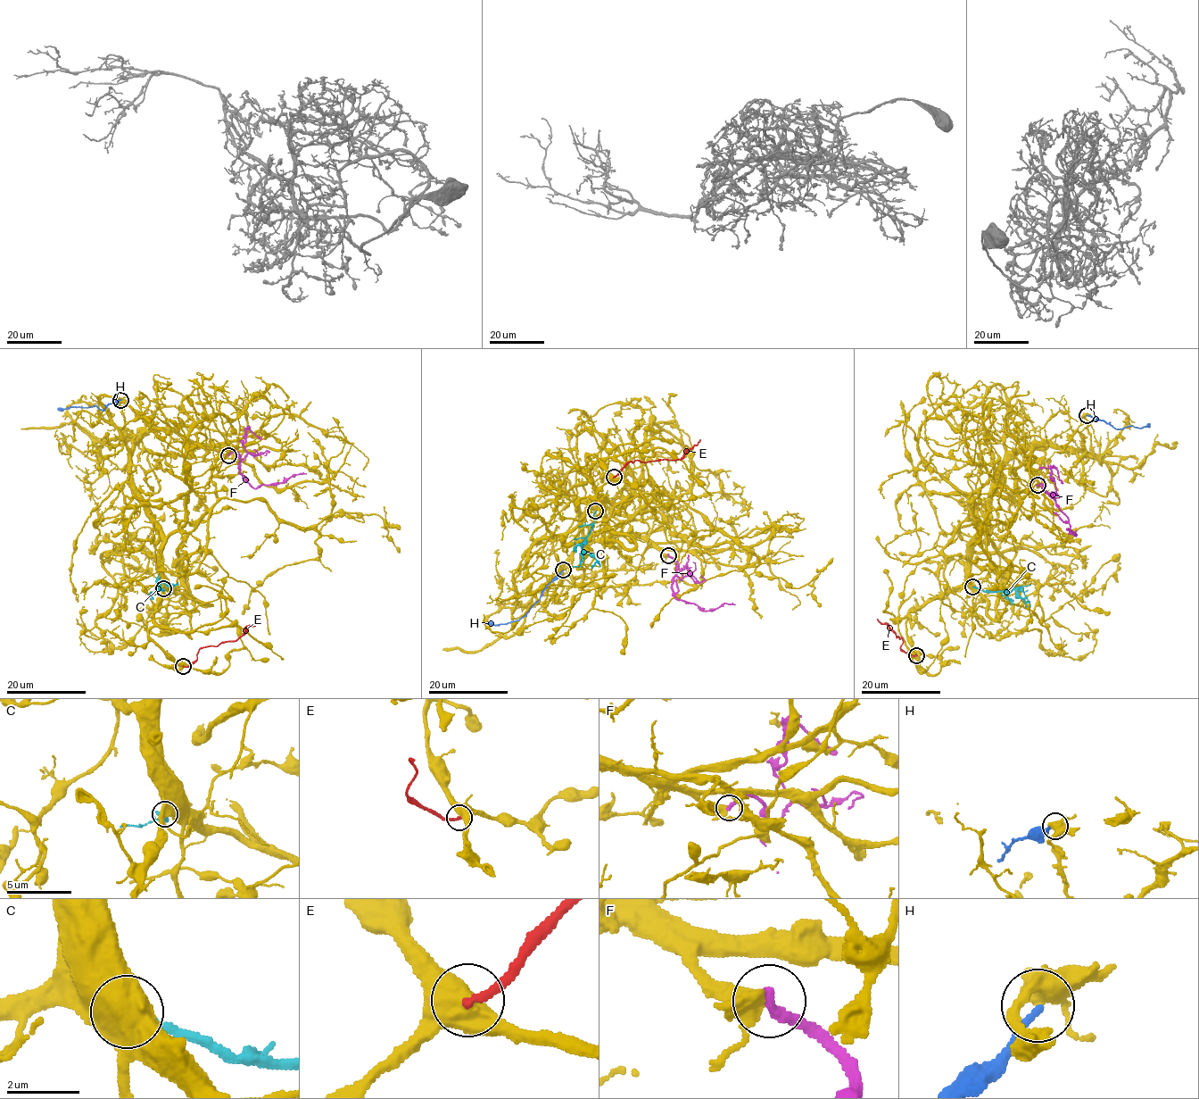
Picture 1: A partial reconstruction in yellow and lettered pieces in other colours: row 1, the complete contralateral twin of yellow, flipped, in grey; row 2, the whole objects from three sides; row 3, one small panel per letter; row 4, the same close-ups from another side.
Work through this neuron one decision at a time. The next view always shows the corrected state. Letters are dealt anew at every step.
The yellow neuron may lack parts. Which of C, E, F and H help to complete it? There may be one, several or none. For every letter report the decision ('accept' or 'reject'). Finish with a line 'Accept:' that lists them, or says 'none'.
C: accept
E: reject
F: reject
H: reject
Accept: C

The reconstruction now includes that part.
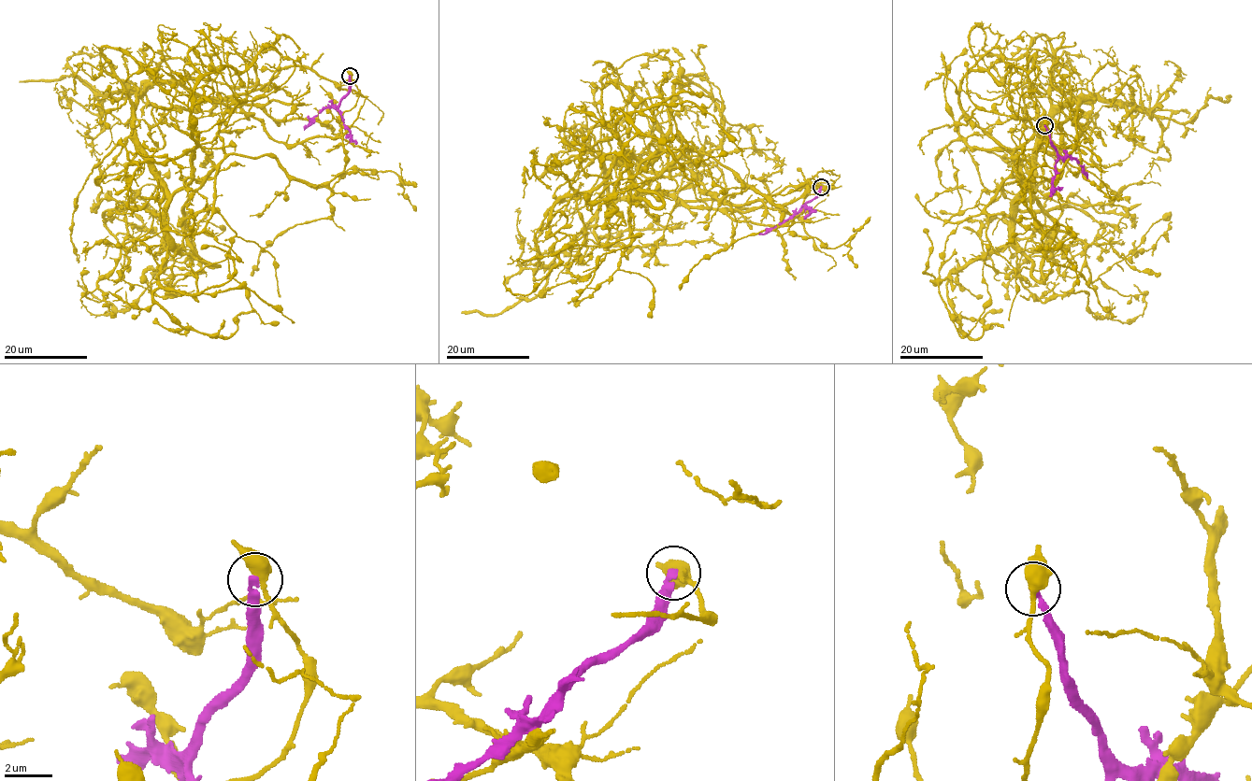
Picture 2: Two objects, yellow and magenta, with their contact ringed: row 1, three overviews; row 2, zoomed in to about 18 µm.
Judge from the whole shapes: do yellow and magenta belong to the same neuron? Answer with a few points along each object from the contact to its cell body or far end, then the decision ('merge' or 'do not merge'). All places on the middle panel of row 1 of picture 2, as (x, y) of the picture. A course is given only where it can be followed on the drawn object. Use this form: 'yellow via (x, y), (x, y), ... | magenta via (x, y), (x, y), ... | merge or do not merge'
yellow via (821, 187), (777, 205), (683, 152), (635, 196), (637, 237), (565, 248), (525, 295), (504, 275) | magenta via (821, 187), (815, 197), (784, 222), (759, 234) | do not merge

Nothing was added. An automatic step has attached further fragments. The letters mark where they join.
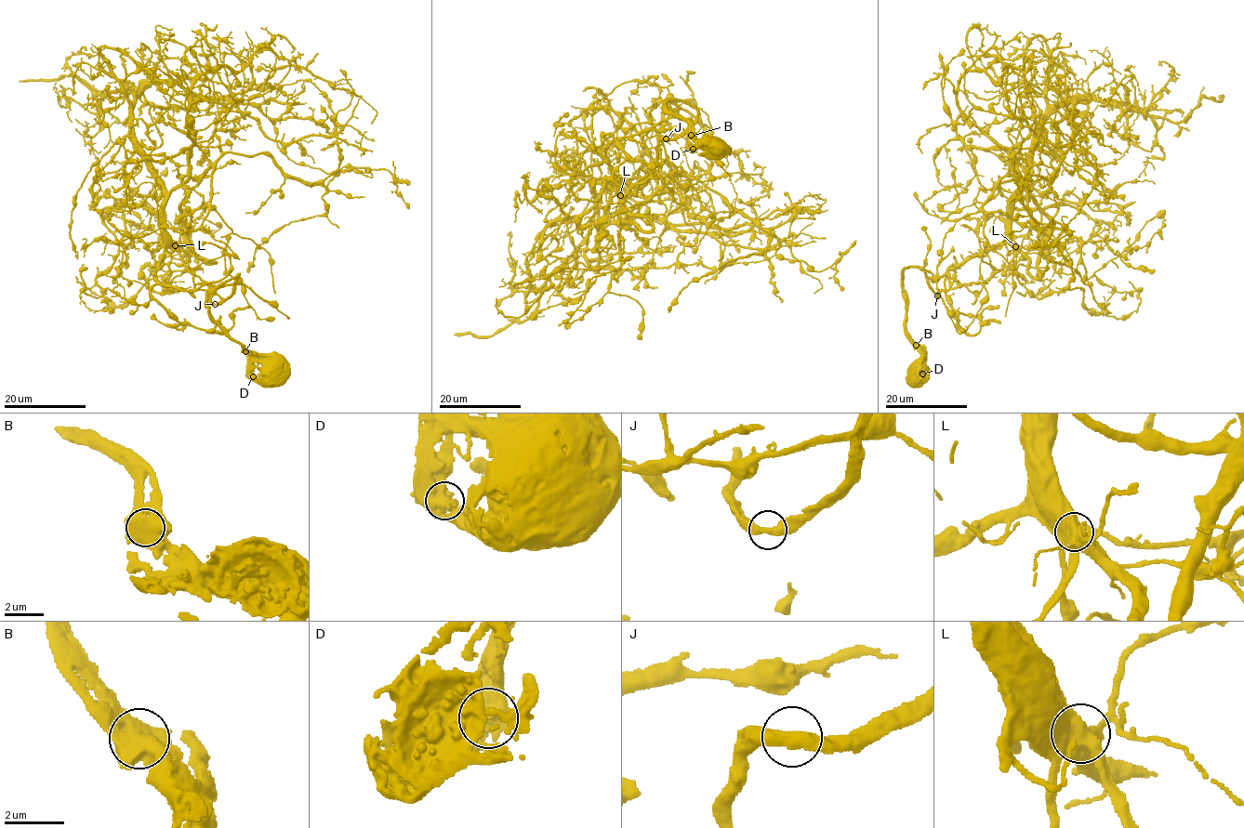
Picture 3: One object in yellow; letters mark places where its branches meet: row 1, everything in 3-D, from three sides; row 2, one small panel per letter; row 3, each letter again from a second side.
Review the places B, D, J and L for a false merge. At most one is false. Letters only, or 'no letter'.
no letter

